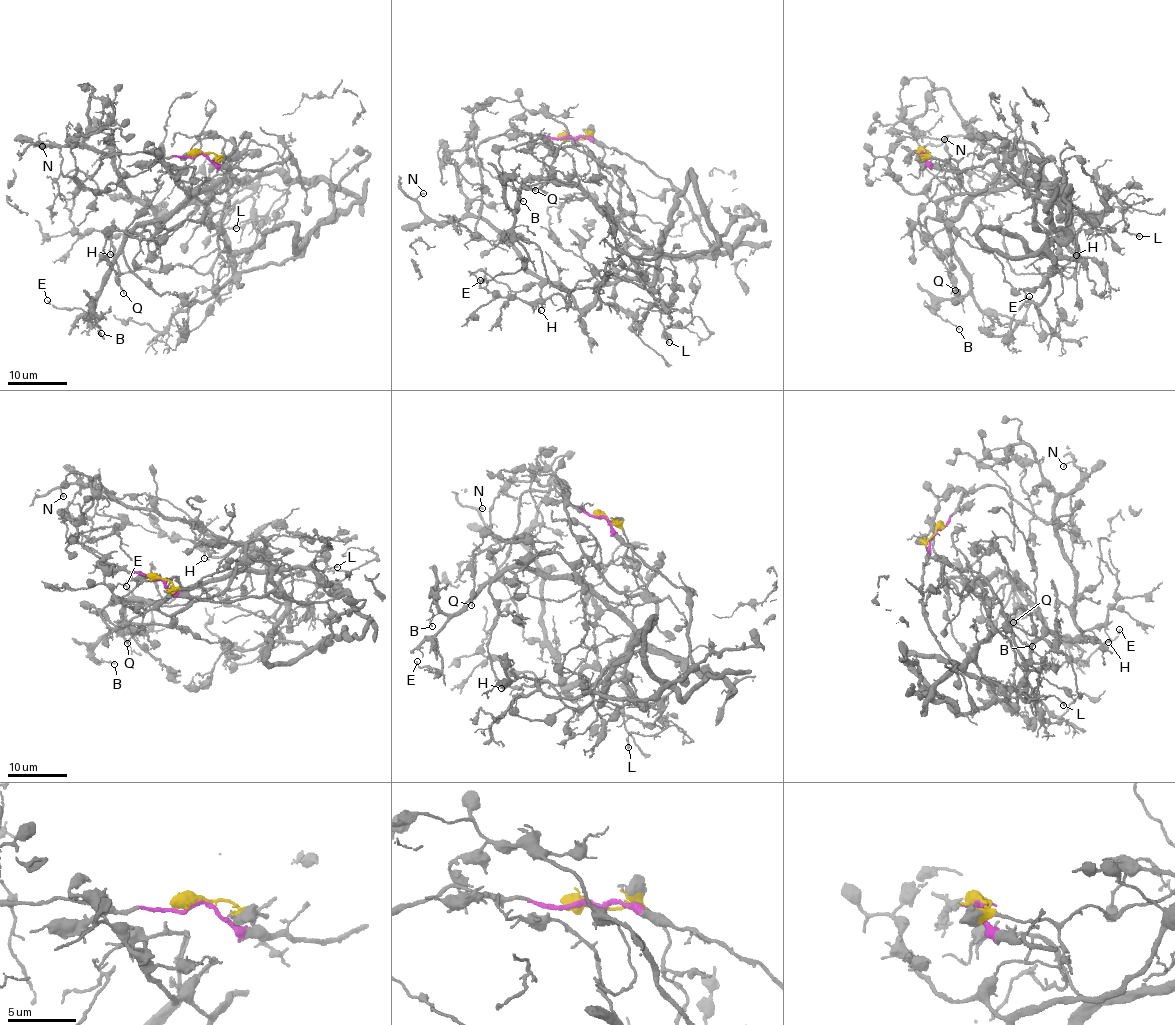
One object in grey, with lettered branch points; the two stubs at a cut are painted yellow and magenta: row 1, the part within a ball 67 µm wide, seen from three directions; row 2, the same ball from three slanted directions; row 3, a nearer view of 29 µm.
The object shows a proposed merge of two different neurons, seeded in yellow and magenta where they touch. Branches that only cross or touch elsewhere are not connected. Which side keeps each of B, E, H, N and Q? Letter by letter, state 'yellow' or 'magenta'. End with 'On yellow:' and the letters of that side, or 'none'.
B: magenta
E: magenta
H: yellow
N: yellow
Q: yellow
On yellow: H, N, Q

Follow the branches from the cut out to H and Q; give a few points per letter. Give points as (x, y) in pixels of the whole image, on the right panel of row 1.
H: (923, 151), (961, 160), (1028, 142), (1068, 226), (1068, 208), (1086, 218), (1064, 235), (1076, 255)
Q: (923, 151), (961, 160), (1014, 144), (993, 181), (947, 197), (935, 218), (909, 234), (911, 224), (955, 290)

